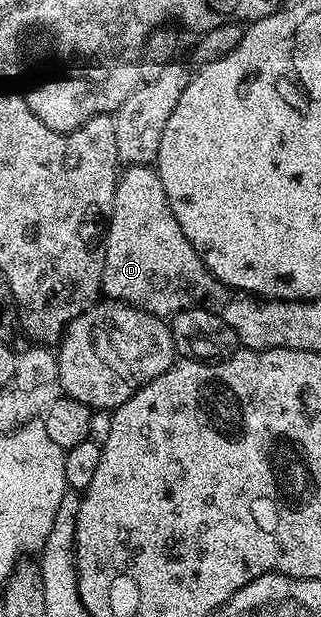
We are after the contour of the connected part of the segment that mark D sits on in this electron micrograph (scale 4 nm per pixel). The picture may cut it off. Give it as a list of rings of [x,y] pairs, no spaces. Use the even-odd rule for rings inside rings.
[[[151,165],[128,166],[117,184],[118,203],[119,208],[111,215],[111,232],[107,235],[111,248],[107,251],[107,259],[105,255],[105,266],[101,271],[102,290],[104,287],[112,300],[160,317],[174,317],[177,312],[191,311],[194,307],[214,308],[215,298],[224,294],[225,288],[201,261],[189,237],[181,233],[181,225],[165,197],[165,185],[161,185],[158,170]]]

